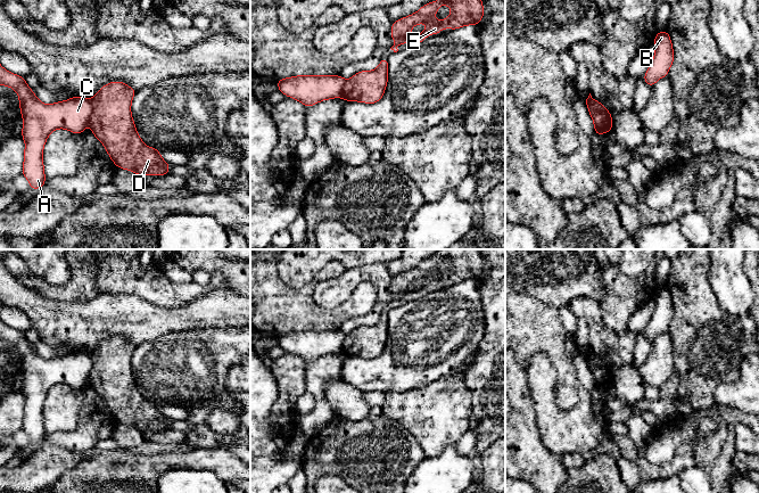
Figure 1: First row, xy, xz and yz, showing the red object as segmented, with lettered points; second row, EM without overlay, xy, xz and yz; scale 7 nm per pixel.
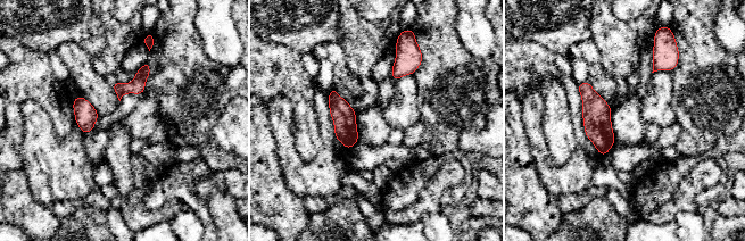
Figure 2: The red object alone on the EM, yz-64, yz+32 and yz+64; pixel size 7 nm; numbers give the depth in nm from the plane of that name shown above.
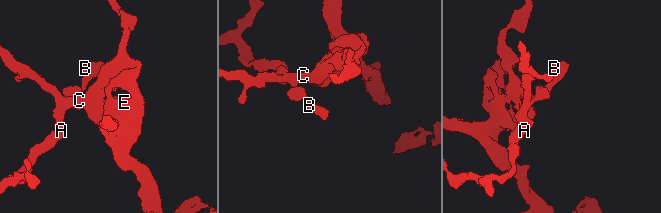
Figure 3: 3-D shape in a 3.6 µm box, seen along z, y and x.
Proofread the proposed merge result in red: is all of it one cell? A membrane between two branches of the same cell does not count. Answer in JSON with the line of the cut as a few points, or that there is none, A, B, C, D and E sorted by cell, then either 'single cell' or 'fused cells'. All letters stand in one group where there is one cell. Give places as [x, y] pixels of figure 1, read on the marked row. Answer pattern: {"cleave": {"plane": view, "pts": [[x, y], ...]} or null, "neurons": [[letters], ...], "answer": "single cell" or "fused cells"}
{"cleave": {"plane": "xy", "pts": [[91, 100], [91, 116], [88, 123]]}, "neurons": [["A", "B", "C"], ["D", "E"]], "answer": "fused cells"}

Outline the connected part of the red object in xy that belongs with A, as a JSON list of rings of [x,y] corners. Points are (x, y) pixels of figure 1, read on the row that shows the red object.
[[[1,65],[0,84],[13,88],[18,95],[23,117],[20,135],[25,141],[22,174],[27,179],[31,190],[39,189],[46,184],[42,154],[49,134],[57,129],[81,134],[89,125],[92,114],[91,100],[86,97],[72,97],[65,101],[43,104],[24,77]]]

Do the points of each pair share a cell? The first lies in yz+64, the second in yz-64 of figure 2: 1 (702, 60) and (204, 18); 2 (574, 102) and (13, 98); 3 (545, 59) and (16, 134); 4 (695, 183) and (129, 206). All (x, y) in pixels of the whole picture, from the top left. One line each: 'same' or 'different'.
1: different
2: different
3: same
4: same

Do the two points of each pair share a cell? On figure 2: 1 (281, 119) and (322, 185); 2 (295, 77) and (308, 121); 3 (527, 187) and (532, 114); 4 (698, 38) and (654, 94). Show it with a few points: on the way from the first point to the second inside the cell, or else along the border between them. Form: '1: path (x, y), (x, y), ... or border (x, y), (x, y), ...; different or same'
1: path (283, 136), (287, 154), (305, 172); same
2: path (298, 88), (304, 110); same
3: border (522, 125), (529, 143), (529, 151), (539, 176); different
4: border (672, 72), (671, 99); different

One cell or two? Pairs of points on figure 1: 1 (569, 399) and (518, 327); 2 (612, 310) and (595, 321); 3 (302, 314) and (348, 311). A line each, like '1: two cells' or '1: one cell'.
1: one cell
2: two cells
3: one cell

